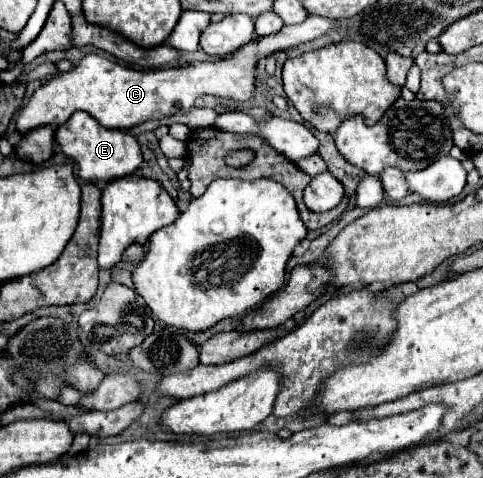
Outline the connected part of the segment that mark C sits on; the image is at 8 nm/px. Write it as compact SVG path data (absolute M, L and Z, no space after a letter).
M309 16L301 24L285 26L271 36L259 36L251 44L245 44L243 48L235 50L233 56L225 56L215 62L191 62L165 70L131 70L99 54L89 54L73 70L65 74L55 74L51 80L47 80L41 88L35 90L35 94L17 118L17 128L19 132L29 132L31 128L47 124L61 126L73 112L83 110L107 128L129 130L141 122L171 116L177 110L191 110L195 100L205 94L235 102L247 102L255 96L255 68L263 58L323 36L333 28L333 24L335 22L329 18Z

